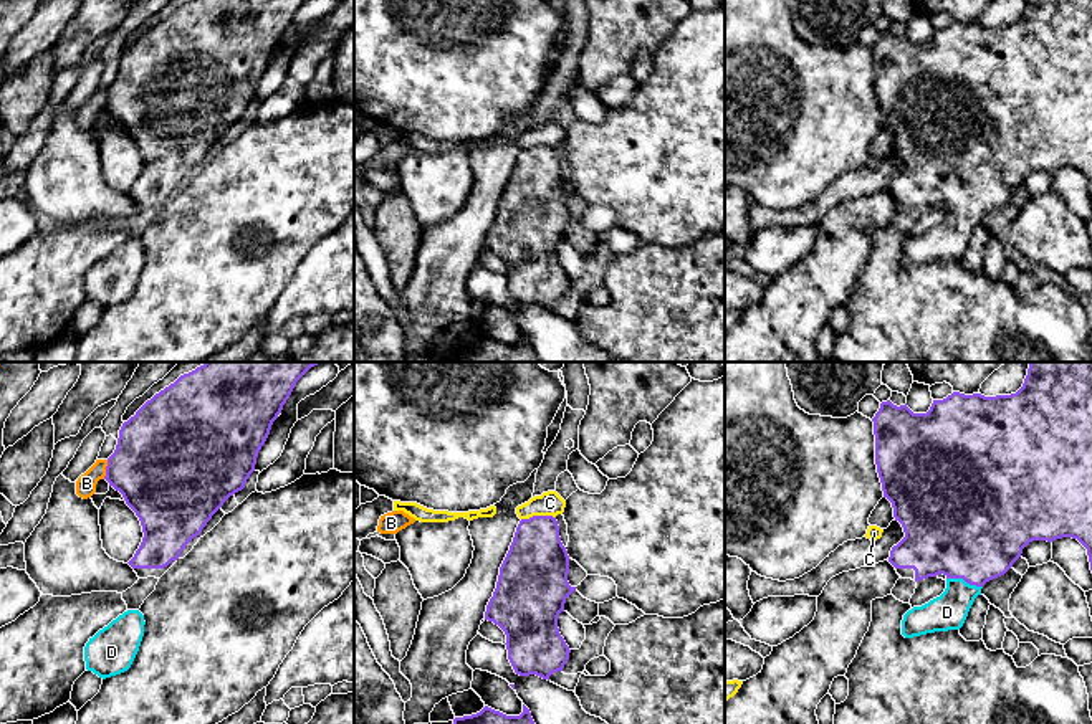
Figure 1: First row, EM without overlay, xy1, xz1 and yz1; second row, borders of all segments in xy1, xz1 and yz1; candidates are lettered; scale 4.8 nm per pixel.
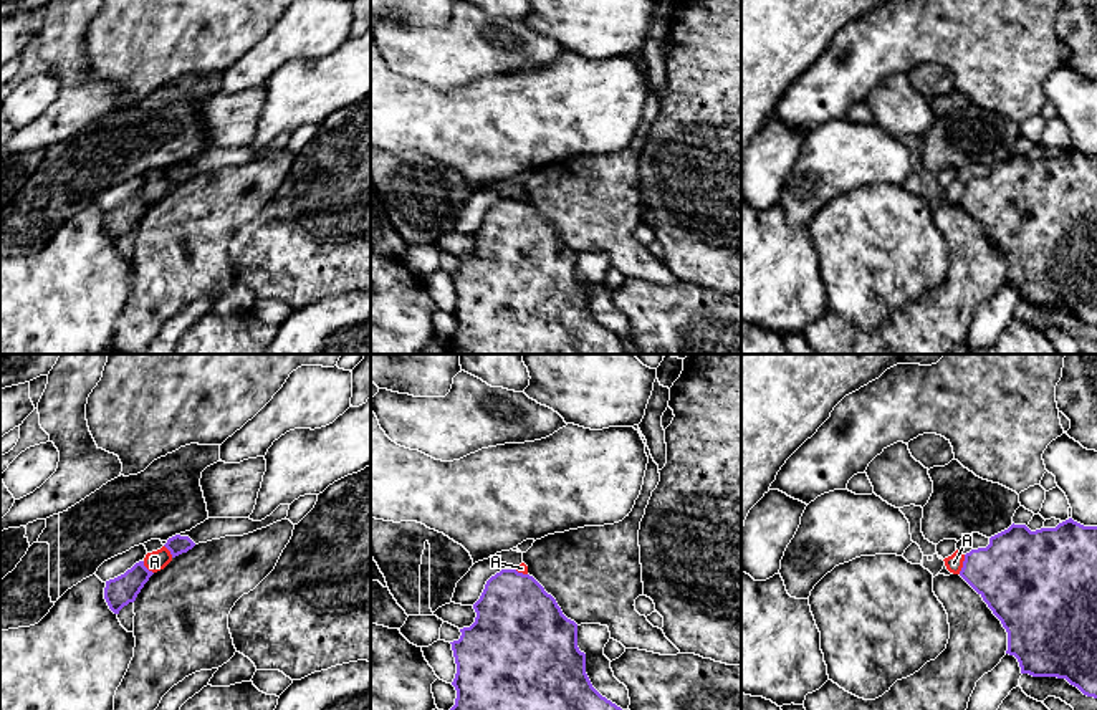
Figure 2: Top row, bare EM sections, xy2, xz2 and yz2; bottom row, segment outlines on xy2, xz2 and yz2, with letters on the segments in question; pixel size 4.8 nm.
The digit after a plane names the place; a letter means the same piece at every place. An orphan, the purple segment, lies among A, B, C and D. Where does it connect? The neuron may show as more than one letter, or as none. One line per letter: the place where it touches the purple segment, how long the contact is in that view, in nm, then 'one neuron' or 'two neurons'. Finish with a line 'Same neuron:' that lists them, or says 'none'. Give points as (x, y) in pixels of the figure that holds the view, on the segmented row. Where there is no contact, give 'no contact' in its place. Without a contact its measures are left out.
A: contact yz2 (963, 565); length 100 nm; two neurons
B: contact xy1 (106, 470); length 100 nm; two neurons
C: contact xz1 (538, 516); length 170 nm; two neurons
D: contact yz1 (965, 581); length 180 nm; one neuron
Same neuron: D

